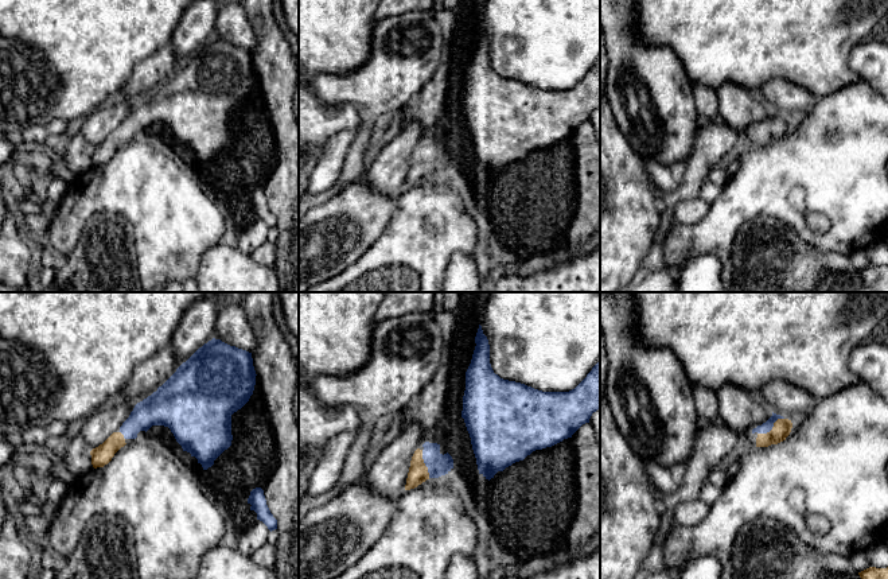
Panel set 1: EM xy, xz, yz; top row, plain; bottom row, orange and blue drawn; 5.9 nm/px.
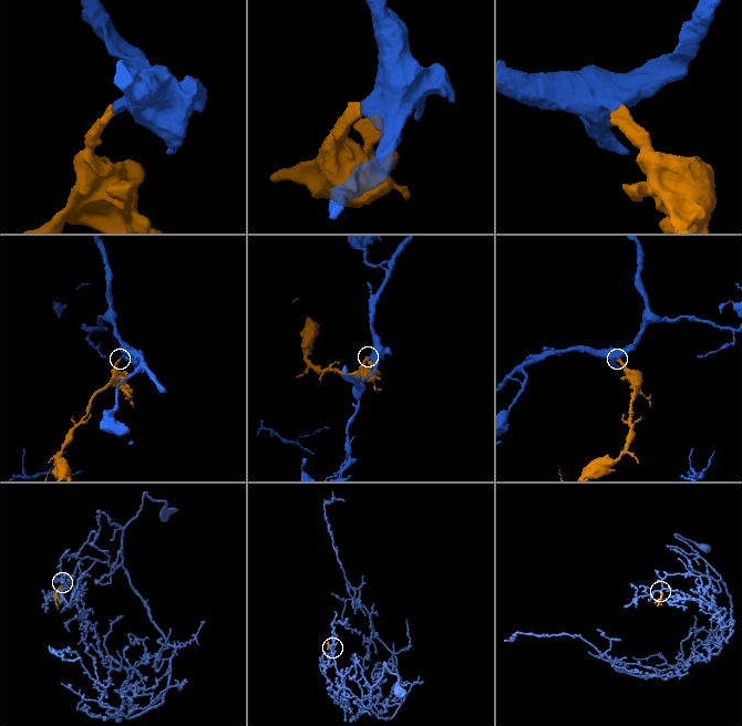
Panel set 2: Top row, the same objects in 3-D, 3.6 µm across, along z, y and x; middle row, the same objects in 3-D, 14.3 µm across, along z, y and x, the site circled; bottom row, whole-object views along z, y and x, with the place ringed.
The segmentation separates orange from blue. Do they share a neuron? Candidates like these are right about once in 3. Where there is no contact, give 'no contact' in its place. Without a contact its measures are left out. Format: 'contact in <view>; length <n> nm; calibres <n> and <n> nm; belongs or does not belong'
contact in yz; length 190 nm; calibres 110 and 70 nm; belongs

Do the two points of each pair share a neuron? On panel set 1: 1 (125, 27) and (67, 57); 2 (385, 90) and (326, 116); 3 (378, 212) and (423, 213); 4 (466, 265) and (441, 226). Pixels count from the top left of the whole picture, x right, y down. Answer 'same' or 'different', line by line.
1: same
2: different
3: different
4: different

